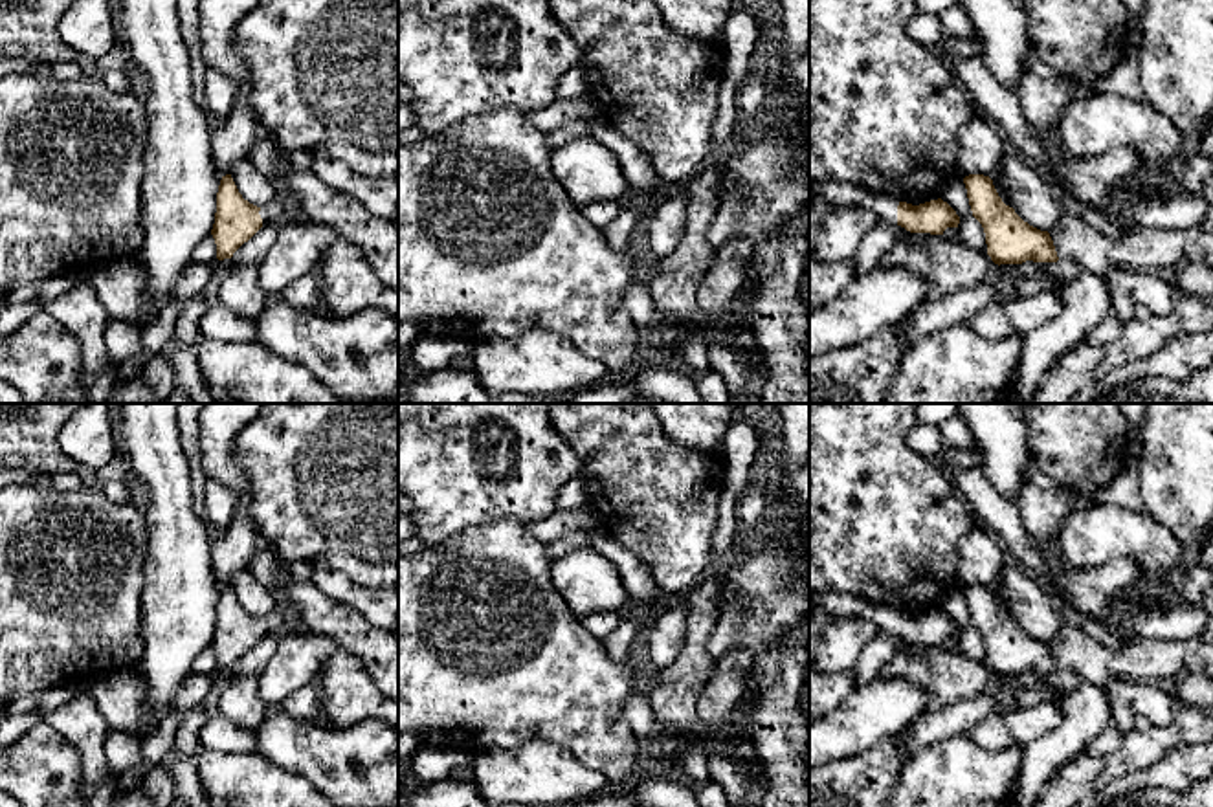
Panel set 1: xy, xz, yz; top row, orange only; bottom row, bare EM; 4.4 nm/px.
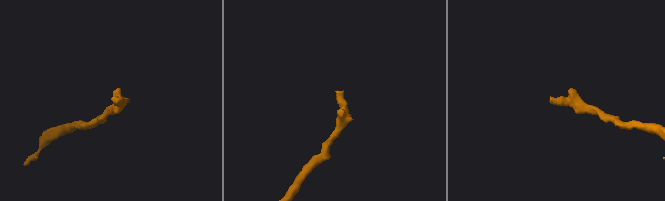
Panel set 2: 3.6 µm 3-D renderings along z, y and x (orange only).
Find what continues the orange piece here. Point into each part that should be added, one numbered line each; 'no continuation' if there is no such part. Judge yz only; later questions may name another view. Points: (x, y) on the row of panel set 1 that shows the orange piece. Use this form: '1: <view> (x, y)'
1: yz (841, 195)

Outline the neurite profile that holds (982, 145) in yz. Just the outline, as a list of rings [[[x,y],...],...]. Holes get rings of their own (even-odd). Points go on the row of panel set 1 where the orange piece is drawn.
[[[976,114],[958,134],[958,174],[996,174],[998,163],[1009,150],[1000,128],[984,114]]]

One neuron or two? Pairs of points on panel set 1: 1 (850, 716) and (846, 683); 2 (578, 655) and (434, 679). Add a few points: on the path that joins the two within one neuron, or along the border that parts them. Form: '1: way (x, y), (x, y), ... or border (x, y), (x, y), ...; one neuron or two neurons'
1: border (854, 685), (828, 716); two neurons
2: way (542, 674), (512, 674), (483, 685), (470, 681); one neuron

